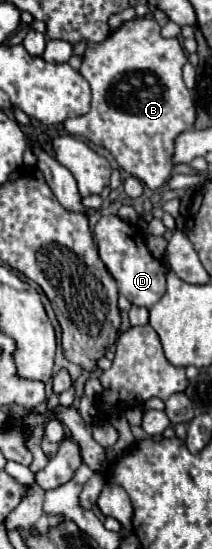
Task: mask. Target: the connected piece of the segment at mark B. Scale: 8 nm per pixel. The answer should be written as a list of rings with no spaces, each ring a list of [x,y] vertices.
[[[152,17],[122,23],[104,43],[86,47],[80,75],[92,89],[92,107],[86,115],[66,119],[64,129],[106,147],[126,173],[150,189],[162,187],[172,171],[174,137],[196,123],[194,99],[182,79],[186,61],[180,41],[164,39]]]

